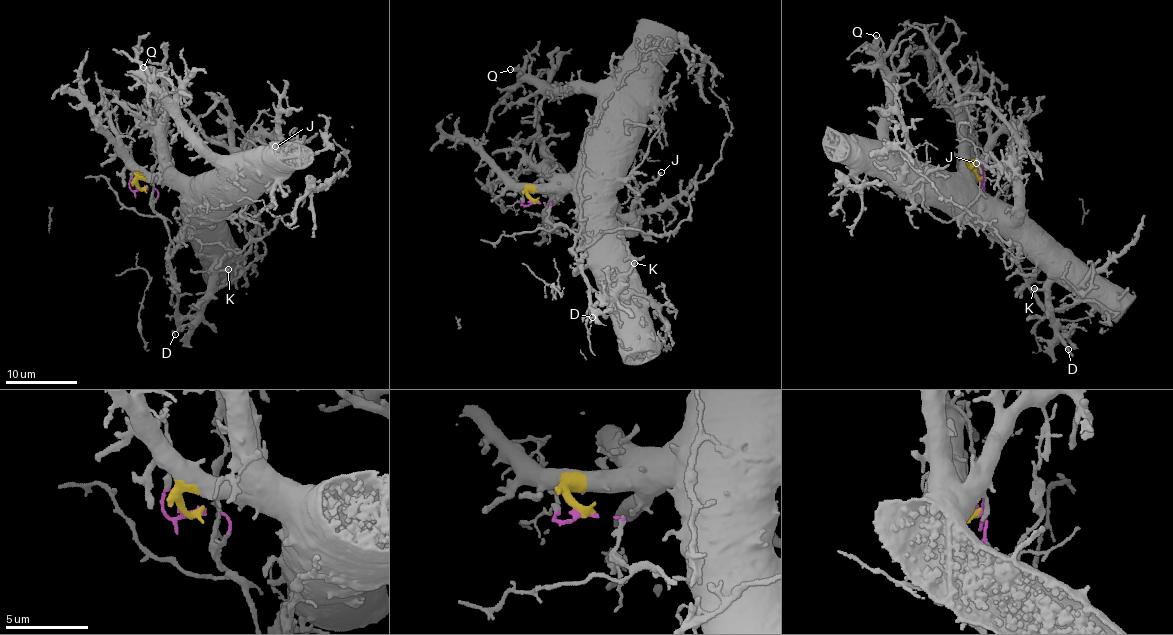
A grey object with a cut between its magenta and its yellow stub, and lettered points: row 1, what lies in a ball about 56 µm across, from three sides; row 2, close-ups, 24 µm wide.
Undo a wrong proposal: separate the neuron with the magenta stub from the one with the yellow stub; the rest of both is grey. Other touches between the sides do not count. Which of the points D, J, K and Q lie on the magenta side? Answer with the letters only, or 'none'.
D

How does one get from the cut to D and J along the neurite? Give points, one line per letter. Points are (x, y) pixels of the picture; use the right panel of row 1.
D: (980, 177), (983, 189), (995, 201), (1004, 252), (1018, 269), (1037, 305), (1058, 326), (1072, 346), (1067, 350)
J: (980, 178), (971, 166), (975, 183), (1013, 216), (1015, 182), (990, 157), (975, 164)

